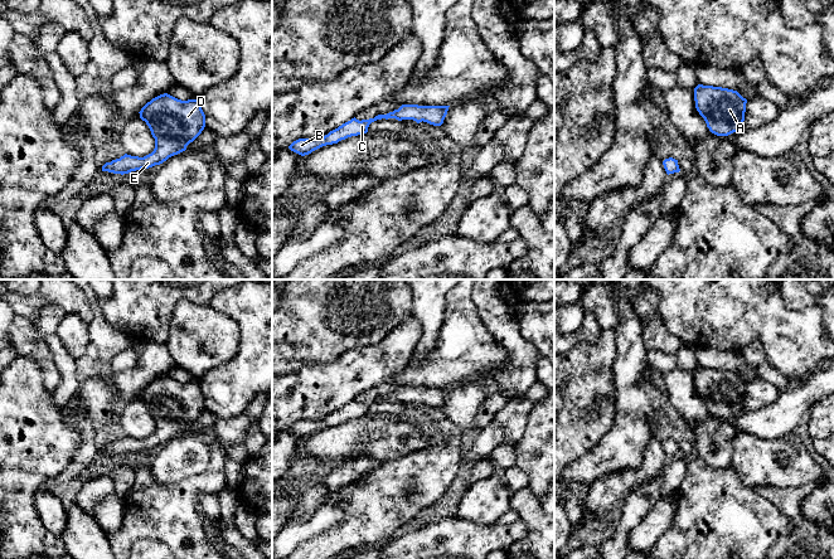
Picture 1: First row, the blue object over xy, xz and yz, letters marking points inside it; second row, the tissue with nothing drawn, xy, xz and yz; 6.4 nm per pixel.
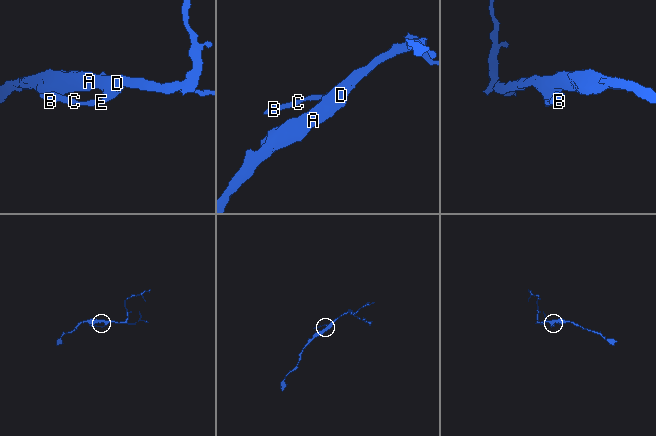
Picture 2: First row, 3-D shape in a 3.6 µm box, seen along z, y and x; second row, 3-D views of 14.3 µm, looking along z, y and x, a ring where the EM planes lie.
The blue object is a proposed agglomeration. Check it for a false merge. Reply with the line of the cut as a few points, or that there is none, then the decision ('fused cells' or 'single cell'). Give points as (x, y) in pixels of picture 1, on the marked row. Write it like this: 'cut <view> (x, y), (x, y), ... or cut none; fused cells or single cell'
cut none; single cell

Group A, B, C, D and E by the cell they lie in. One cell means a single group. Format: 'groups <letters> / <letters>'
groups A B C D E

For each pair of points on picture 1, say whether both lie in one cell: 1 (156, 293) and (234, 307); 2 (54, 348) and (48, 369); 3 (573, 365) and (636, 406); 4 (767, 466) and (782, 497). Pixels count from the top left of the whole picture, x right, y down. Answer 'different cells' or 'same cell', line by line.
1: different cells
2: different cells
3: different cells
4: different cells

